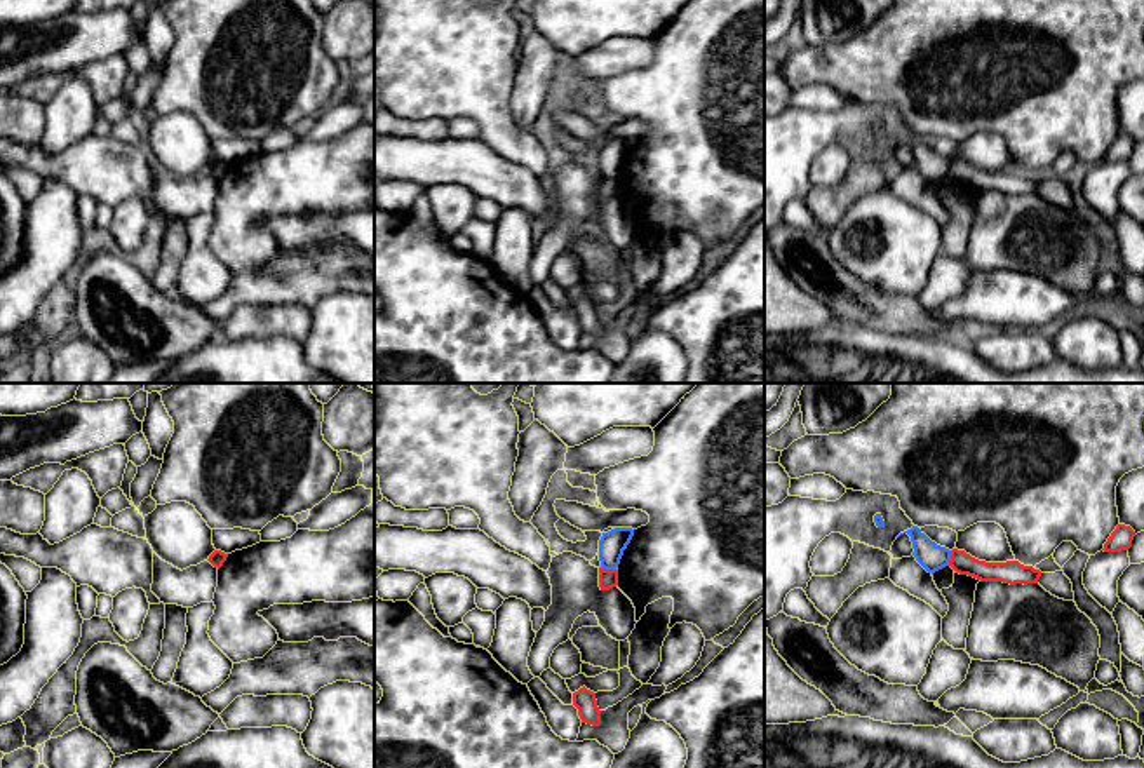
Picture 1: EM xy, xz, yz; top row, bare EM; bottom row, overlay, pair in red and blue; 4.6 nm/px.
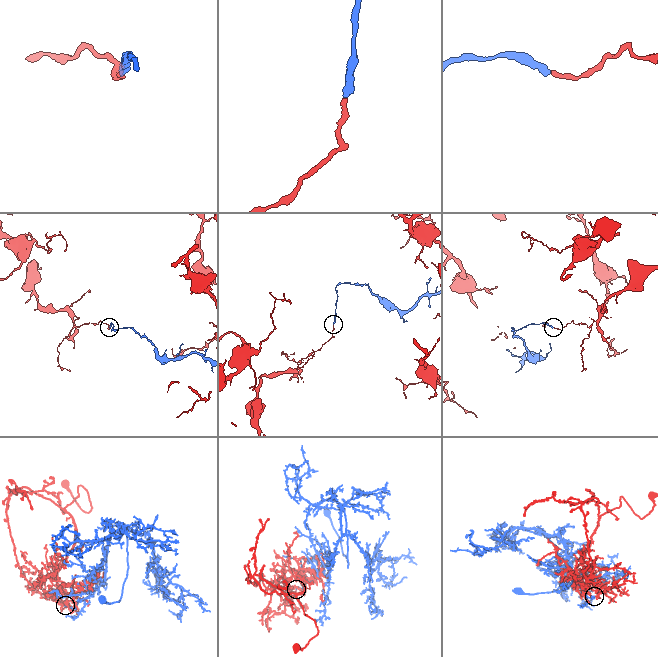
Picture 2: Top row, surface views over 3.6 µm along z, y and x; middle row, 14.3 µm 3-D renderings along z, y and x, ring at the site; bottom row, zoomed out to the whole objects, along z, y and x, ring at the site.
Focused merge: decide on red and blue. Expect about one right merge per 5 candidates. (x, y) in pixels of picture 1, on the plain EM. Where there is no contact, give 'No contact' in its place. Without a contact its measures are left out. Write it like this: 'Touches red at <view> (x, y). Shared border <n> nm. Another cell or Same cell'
Touches red at xz (608, 180). Shared border 70 nm. Another cell

